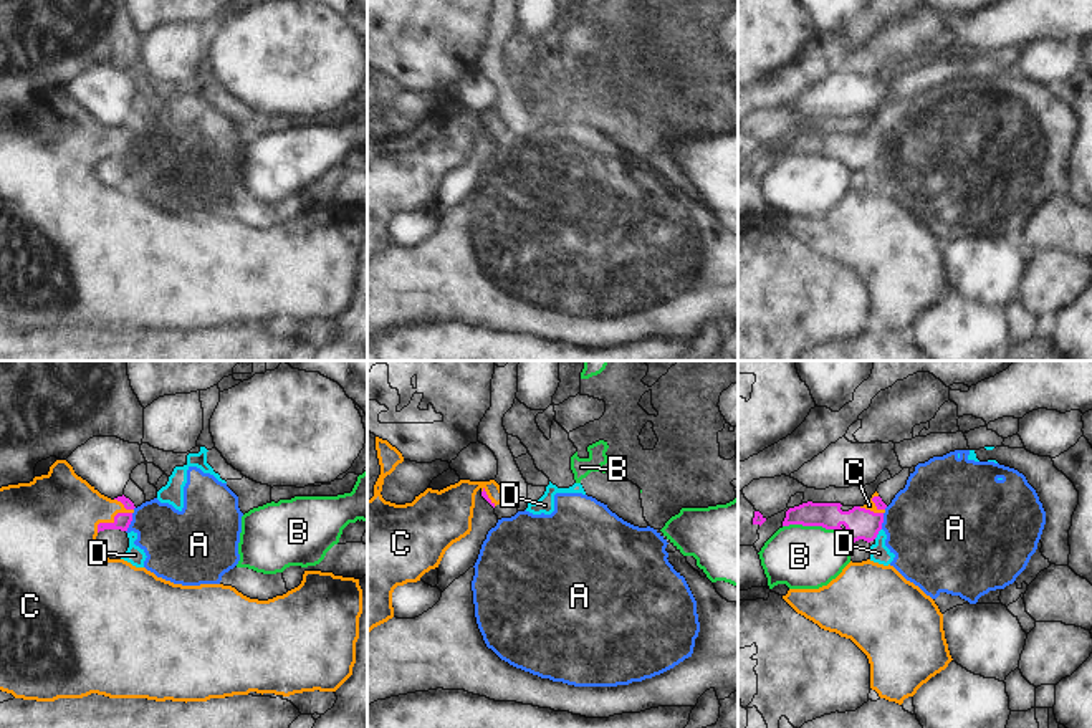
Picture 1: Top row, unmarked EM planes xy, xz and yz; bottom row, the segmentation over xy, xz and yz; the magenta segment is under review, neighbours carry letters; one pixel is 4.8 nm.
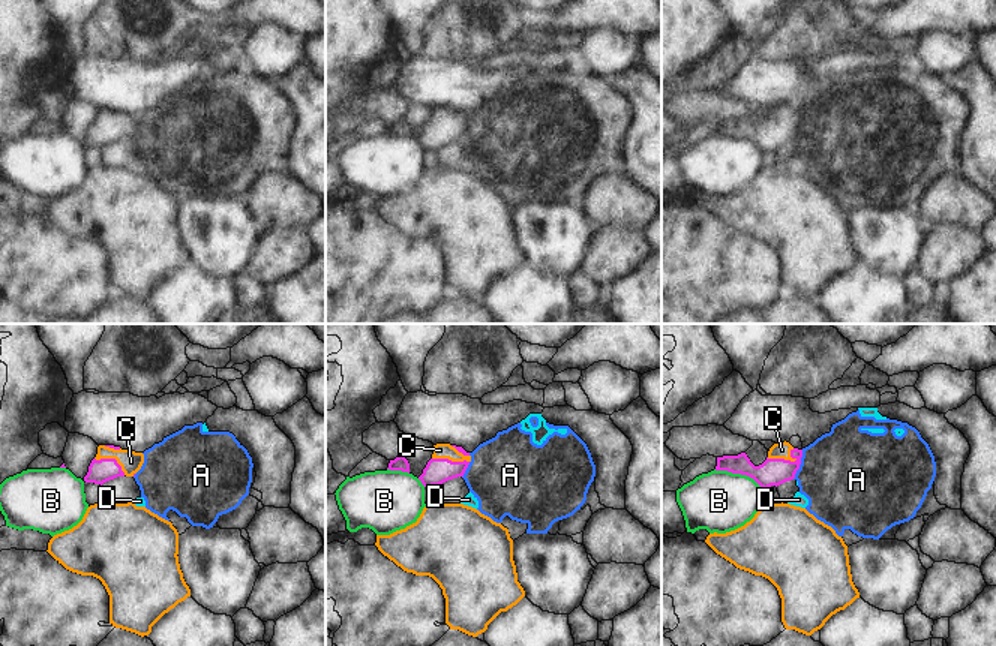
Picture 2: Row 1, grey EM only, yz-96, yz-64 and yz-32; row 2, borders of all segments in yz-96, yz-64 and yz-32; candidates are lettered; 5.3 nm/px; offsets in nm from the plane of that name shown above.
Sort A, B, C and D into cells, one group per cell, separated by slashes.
A D / B / C

